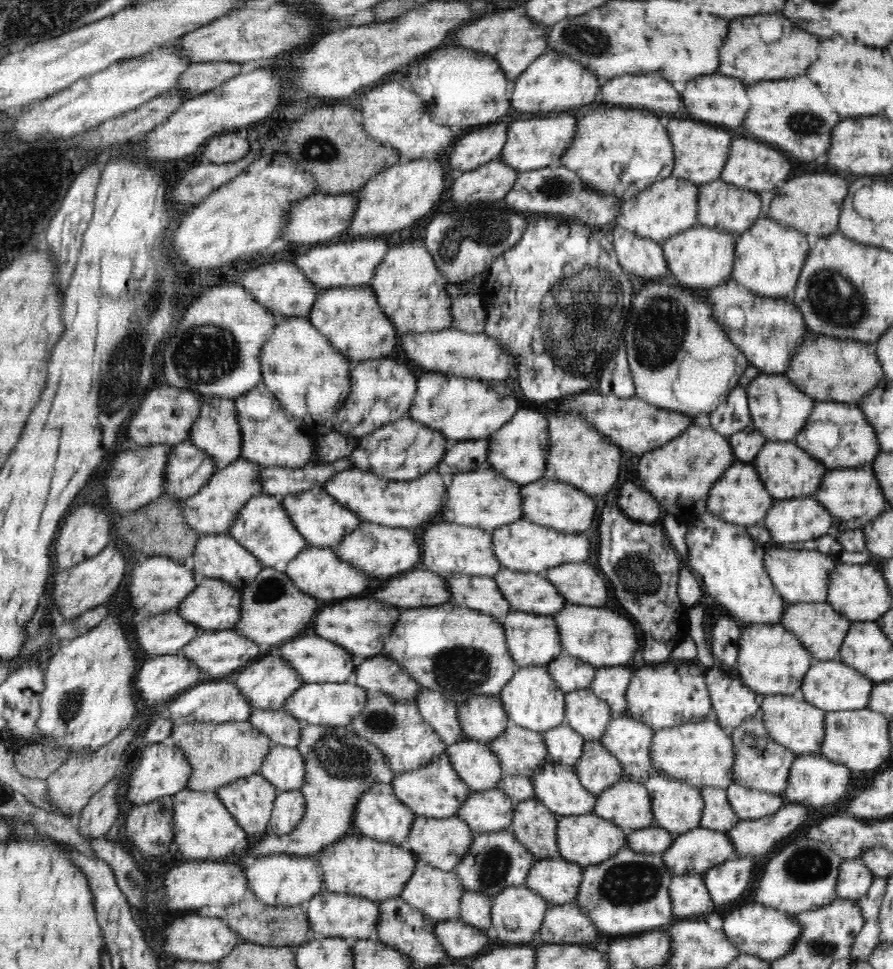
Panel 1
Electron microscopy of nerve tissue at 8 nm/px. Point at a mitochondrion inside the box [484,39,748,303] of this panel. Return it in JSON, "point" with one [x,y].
{"point":[555,188]}

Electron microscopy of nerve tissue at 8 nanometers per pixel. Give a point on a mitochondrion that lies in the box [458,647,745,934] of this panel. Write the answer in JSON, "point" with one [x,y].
{"point":[631,882]}

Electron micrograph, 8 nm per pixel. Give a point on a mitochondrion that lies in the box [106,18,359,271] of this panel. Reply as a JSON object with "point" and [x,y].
{"point":[317,150]}

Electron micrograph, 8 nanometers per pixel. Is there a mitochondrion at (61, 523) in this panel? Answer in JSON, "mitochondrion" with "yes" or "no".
{"mitochondrion":"no"}

